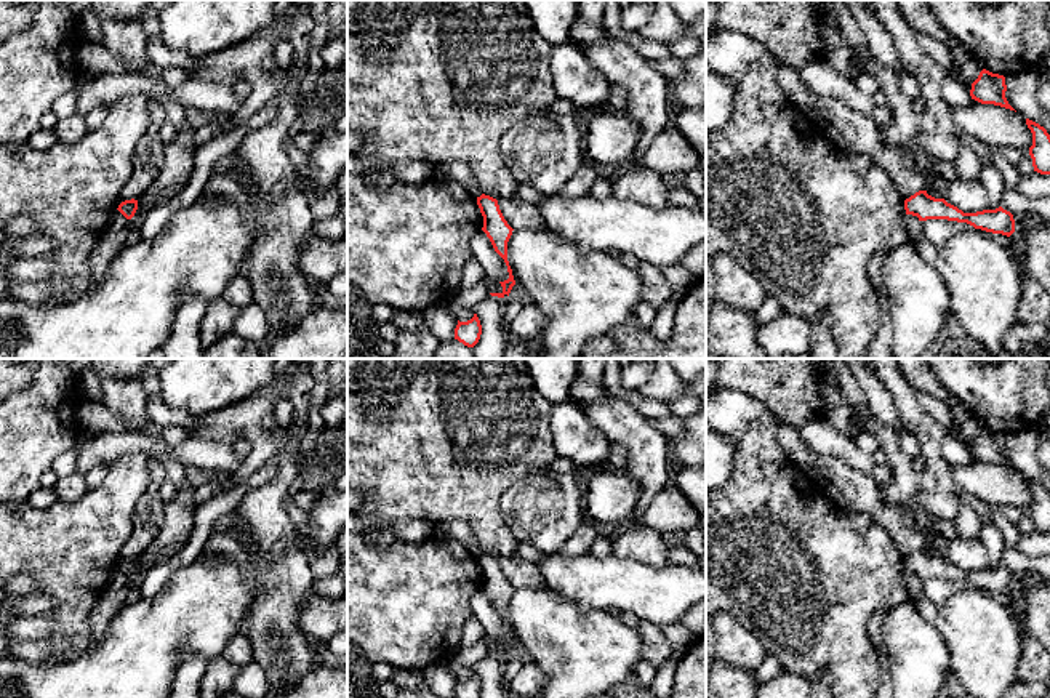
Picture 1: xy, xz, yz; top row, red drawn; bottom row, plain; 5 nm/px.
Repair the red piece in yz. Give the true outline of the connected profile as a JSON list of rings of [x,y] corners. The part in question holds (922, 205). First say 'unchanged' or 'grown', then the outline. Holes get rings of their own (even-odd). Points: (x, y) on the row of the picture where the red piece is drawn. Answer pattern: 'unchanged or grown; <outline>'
unchanged; [[[919,191],[904,200],[906,215],[917,216],[919,221],[948,219],[967,223],[975,229],[1010,237],[1015,232],[1013,215],[1002,207],[976,213],[964,213],[944,199],[935,199],[927,191]]]

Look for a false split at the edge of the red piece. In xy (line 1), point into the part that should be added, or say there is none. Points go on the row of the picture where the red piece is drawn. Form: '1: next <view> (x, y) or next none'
1: next none

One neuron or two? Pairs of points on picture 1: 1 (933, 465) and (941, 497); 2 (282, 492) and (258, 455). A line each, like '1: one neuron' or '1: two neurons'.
1: one neuron
2: two neurons

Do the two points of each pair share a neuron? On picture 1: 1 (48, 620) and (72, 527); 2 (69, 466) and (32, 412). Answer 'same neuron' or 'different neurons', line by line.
1: different neurons
2: different neurons

